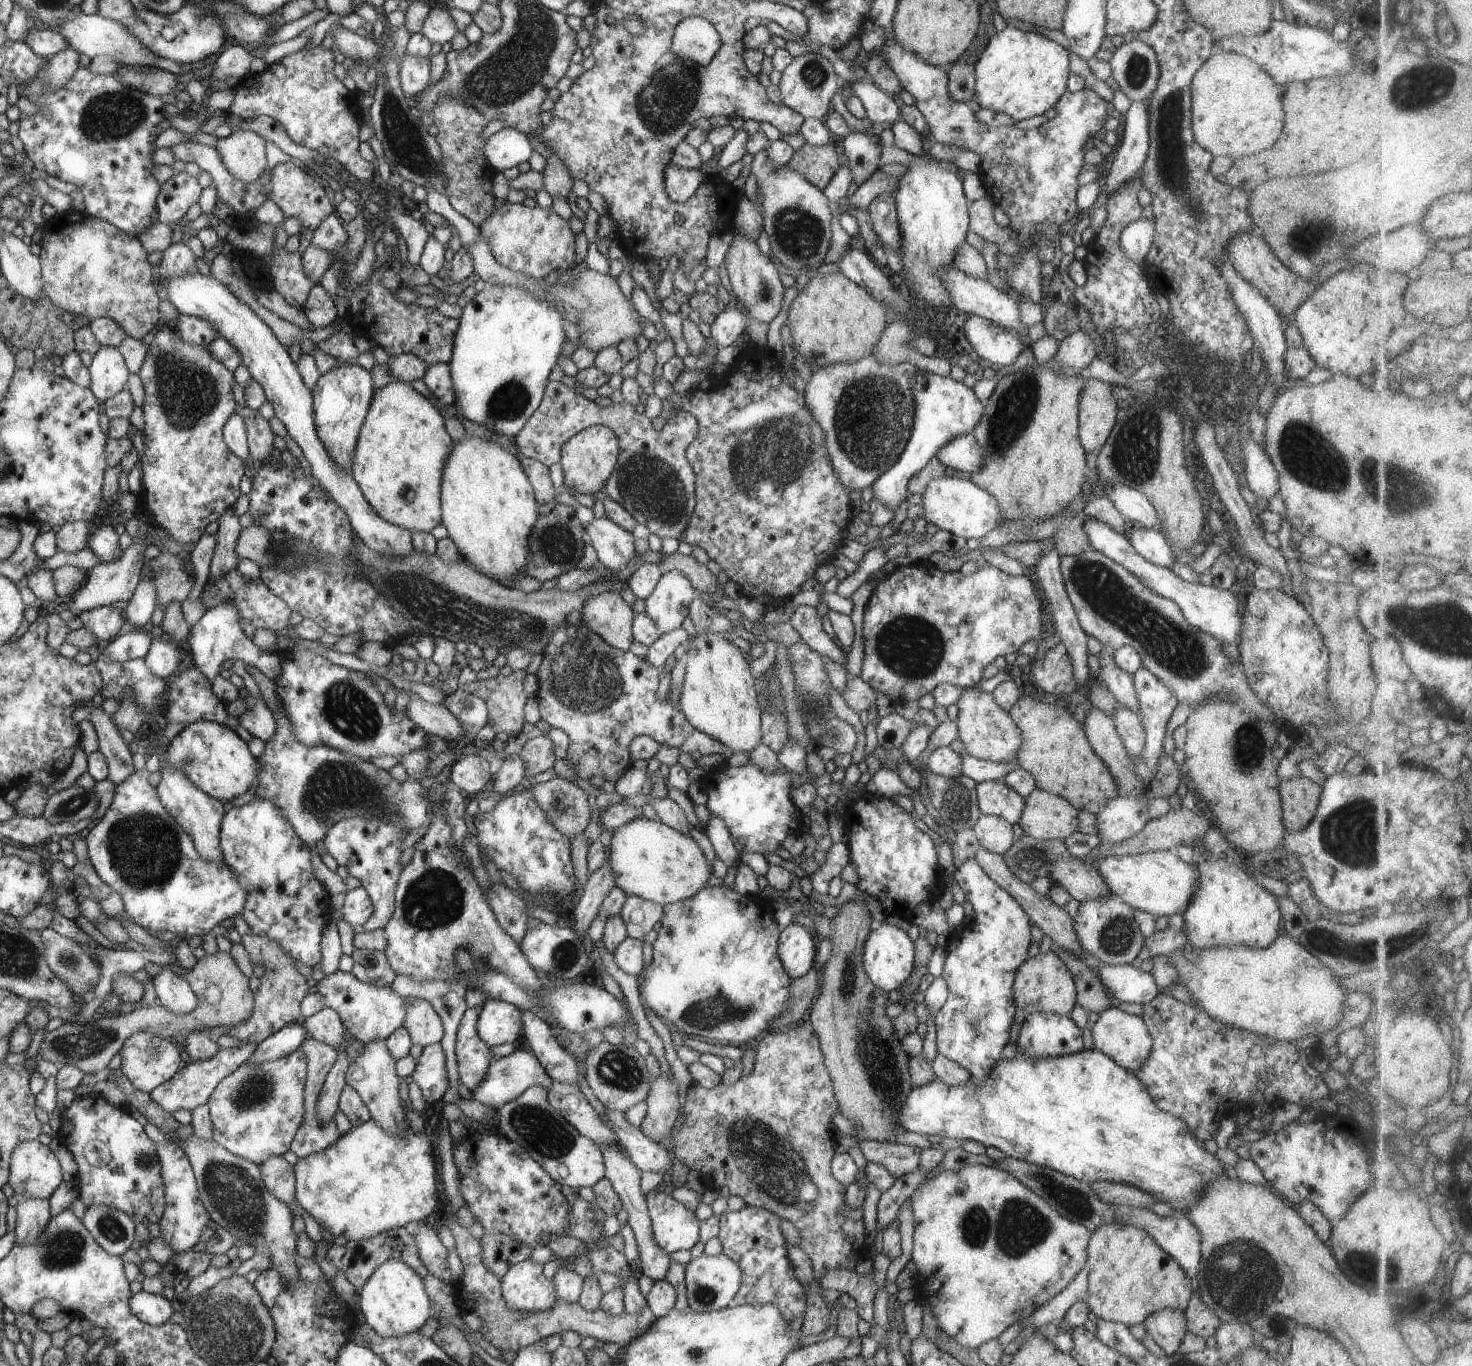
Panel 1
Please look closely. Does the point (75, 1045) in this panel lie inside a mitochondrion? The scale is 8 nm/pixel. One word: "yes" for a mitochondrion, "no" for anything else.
yes

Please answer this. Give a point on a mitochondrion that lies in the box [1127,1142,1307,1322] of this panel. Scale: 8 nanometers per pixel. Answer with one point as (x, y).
(1239, 1271)

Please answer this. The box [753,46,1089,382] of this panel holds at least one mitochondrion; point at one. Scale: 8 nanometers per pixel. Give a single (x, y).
(798, 235)

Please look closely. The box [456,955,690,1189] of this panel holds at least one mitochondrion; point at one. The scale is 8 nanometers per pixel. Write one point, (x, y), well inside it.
(538, 1127)

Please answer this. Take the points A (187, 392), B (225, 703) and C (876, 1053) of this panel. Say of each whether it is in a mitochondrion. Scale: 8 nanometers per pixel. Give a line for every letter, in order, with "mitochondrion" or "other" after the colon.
A: mitochondrion
B: other
C: mitochondrion

